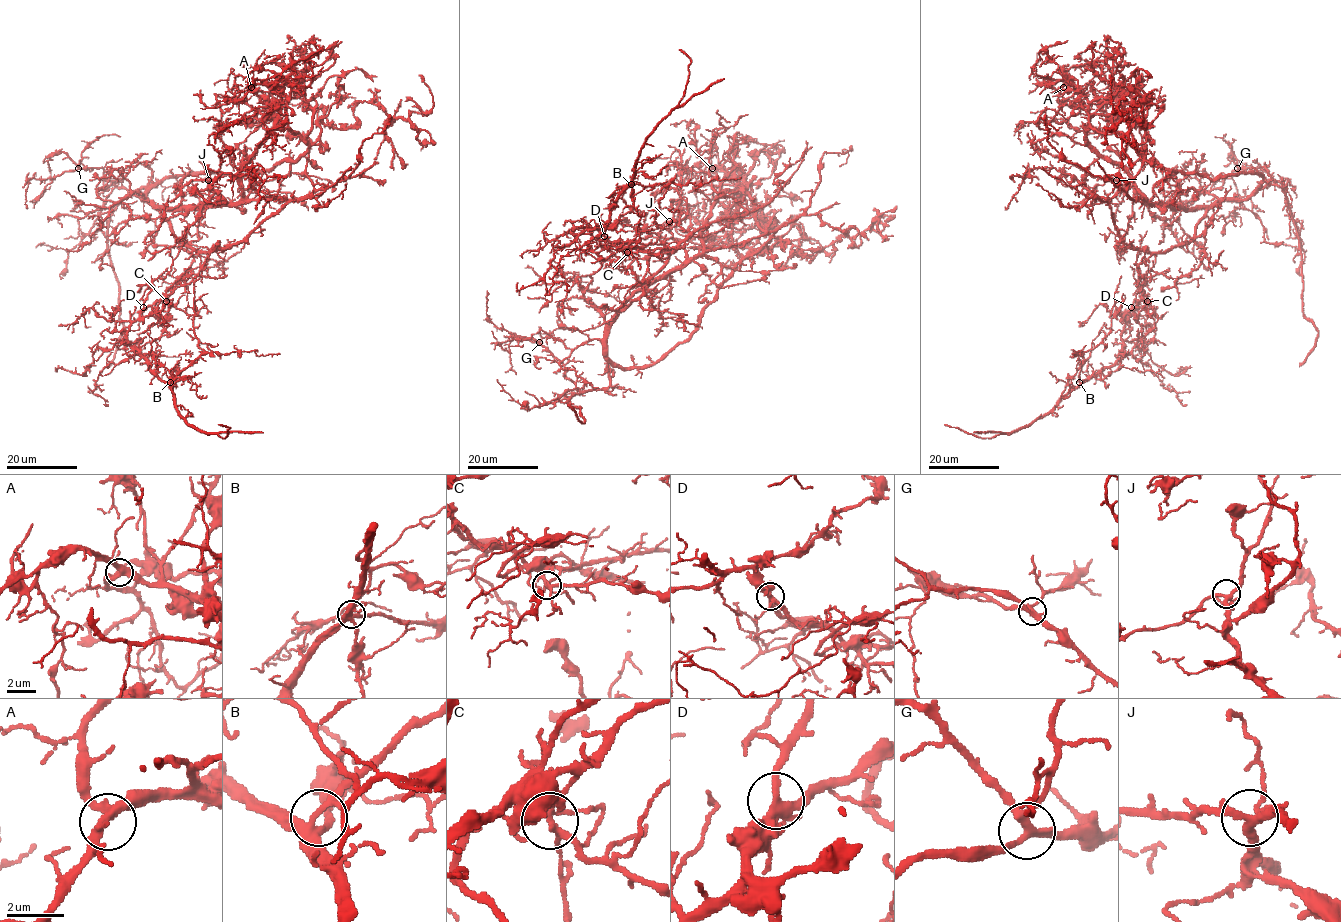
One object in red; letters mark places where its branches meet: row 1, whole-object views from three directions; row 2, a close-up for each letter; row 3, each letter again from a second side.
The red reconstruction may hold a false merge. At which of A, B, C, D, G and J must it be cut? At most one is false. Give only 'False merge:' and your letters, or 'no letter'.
False merge: C

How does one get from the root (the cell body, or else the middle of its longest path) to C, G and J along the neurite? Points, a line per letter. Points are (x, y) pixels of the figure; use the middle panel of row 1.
C: (626, 305), (642, 293), (646, 283), (665, 264), (641, 246), (627, 253)
G: (626, 305), (612, 323), (607, 339), (609, 376), (607, 387), (579, 391), (566, 377), (564, 366), (539, 342)
J: (626, 305), (621, 311), (621, 306), (636, 292), (661, 279), (685, 260), (686, 251), (672, 237), (669, 221)

